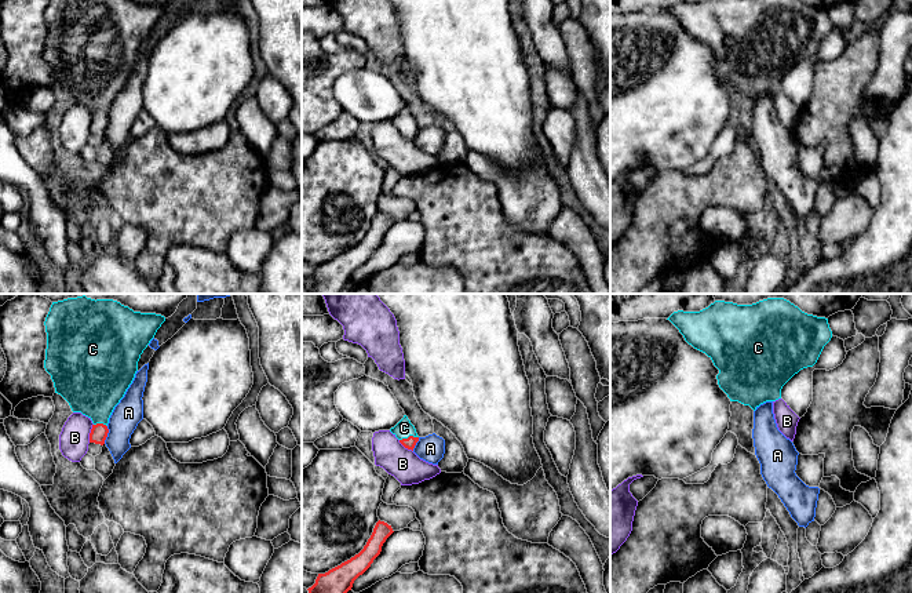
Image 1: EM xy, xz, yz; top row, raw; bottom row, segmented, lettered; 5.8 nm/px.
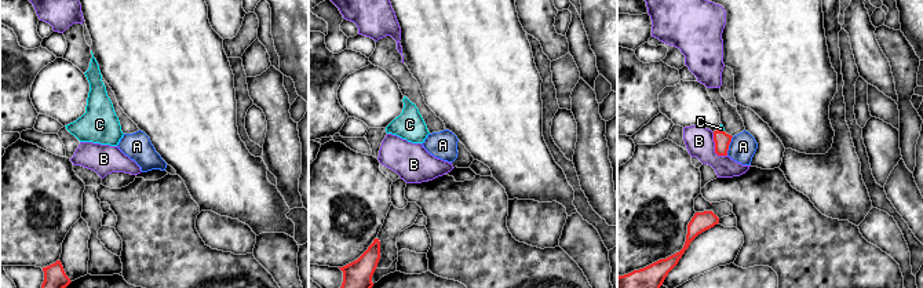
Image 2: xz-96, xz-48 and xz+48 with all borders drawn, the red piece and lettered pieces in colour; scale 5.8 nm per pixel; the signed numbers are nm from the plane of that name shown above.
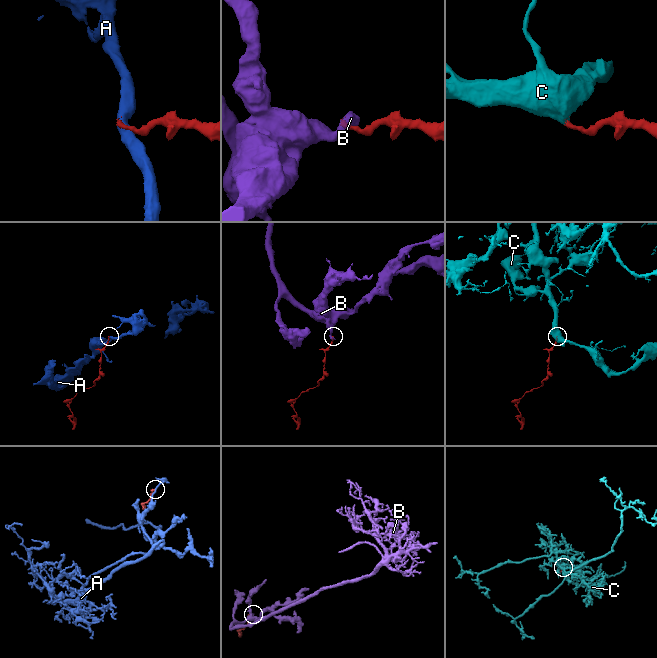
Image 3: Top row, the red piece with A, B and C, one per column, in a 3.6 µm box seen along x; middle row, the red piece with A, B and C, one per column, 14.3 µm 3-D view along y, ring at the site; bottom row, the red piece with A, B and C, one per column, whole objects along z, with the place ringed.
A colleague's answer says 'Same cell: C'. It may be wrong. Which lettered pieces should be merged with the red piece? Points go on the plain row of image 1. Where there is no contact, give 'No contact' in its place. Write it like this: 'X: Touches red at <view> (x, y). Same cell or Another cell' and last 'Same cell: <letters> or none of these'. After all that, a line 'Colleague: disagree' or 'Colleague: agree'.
A: Touches red at xy (106, 126). Another cell
B: Touches red at xy (90, 124). Another cell
C: Touches red at xz (408, 128). Same cell
Same cell: C
Colleague: agree

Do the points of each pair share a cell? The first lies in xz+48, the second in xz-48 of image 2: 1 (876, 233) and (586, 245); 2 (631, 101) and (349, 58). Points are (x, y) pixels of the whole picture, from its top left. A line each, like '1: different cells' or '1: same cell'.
1: same cell
2: same cell

